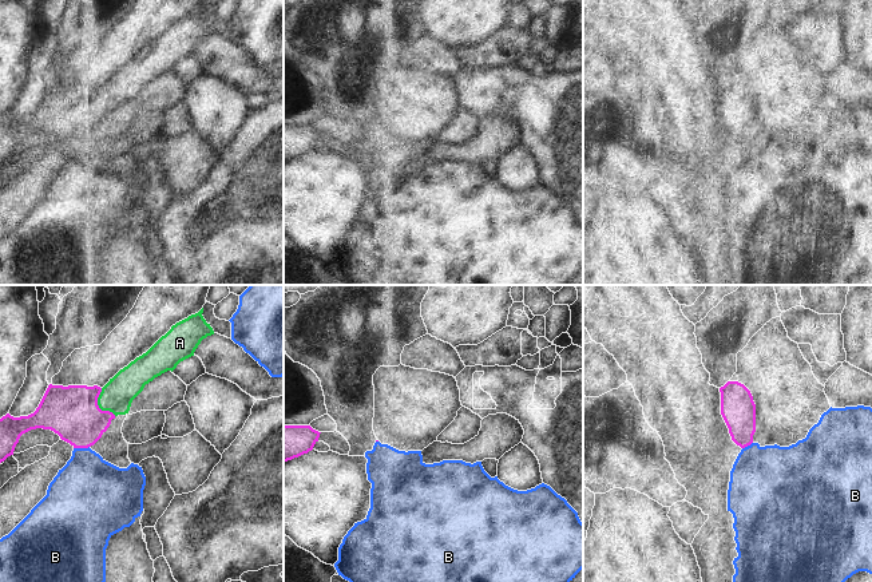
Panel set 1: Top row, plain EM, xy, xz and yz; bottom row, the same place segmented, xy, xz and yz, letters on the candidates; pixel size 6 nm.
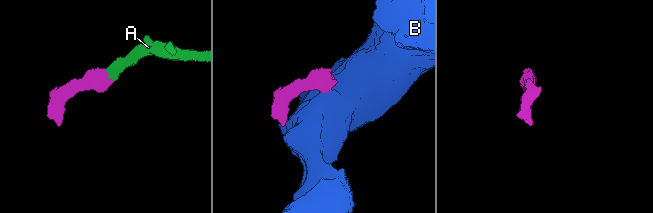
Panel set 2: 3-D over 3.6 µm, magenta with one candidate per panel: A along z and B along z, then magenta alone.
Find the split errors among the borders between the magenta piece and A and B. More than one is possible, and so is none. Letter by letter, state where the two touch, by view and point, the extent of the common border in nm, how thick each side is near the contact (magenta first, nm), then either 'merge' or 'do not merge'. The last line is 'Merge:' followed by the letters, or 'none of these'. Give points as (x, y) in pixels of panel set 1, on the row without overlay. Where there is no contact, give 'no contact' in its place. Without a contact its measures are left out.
A: xy (98, 106) | 190 nm | 320/190 nm | merge
B: xy (80, 147) | 100 nm | 320/380 nm | do not merge
Merge: A

